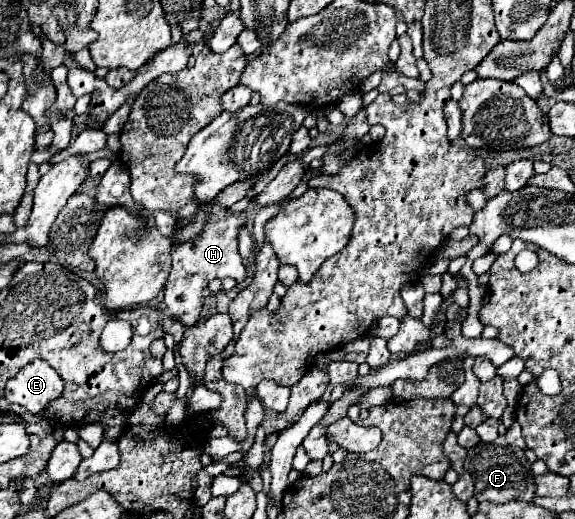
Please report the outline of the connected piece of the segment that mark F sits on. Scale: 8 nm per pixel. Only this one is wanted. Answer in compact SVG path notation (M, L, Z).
M498 436L494 442L490 444L476 444L474 448L468 450L464 468L470 472L470 476L474 476L476 482L476 500L484 502L510 502L510 500L526 500L532 502L534 498L534 474L532 474L532 466L524 456L524 450L514 448L506 442L504 436Z

